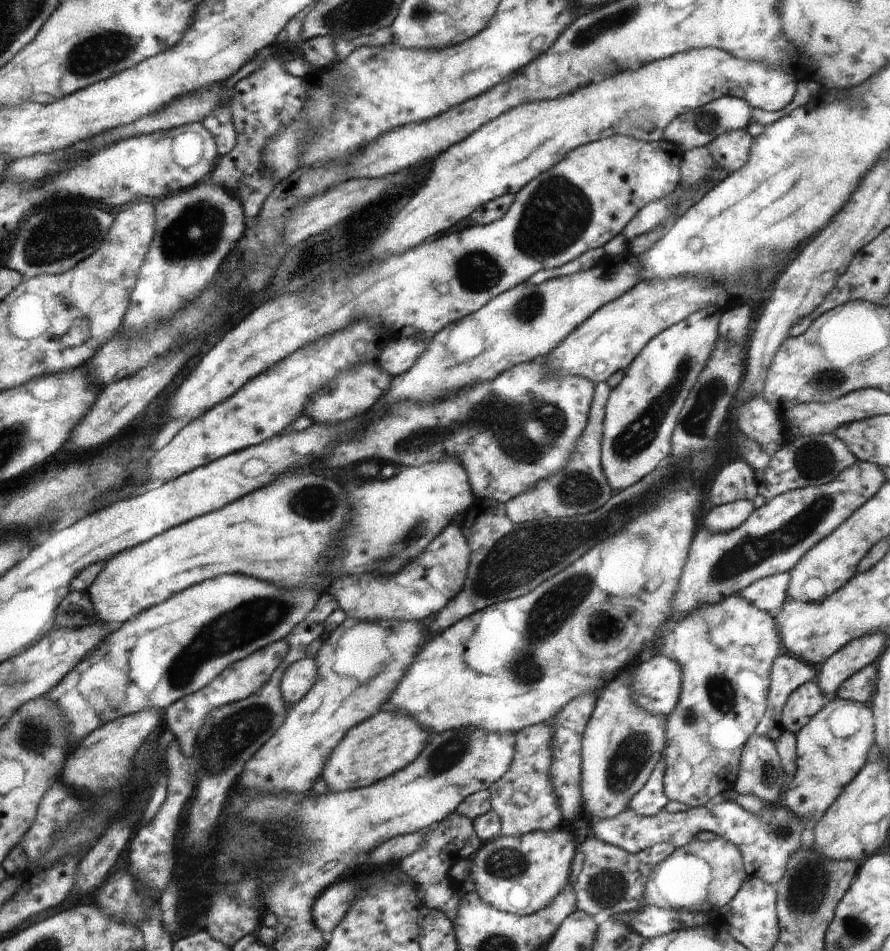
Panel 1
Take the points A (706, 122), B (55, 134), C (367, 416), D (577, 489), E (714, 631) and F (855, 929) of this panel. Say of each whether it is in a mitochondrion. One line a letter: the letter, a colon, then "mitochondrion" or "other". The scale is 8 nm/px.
A: mitochondrion
B: other
C: other
D: mitochondrion
E: other
F: mitochondrion

